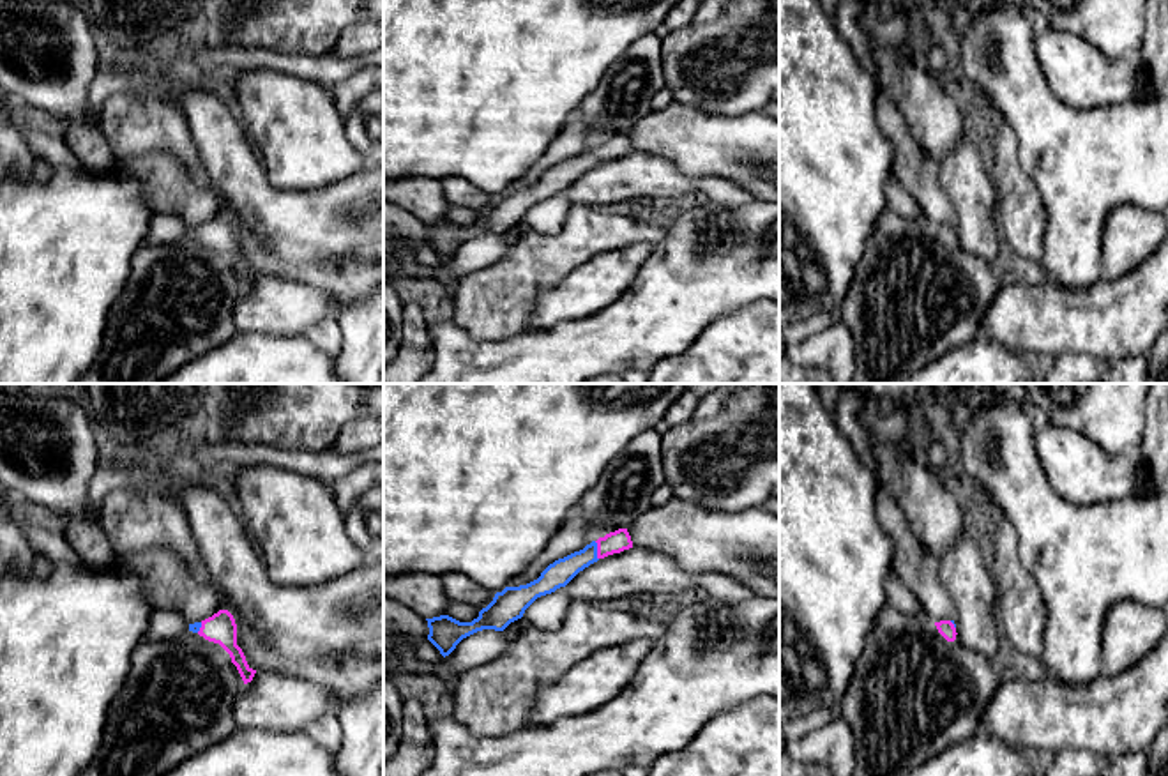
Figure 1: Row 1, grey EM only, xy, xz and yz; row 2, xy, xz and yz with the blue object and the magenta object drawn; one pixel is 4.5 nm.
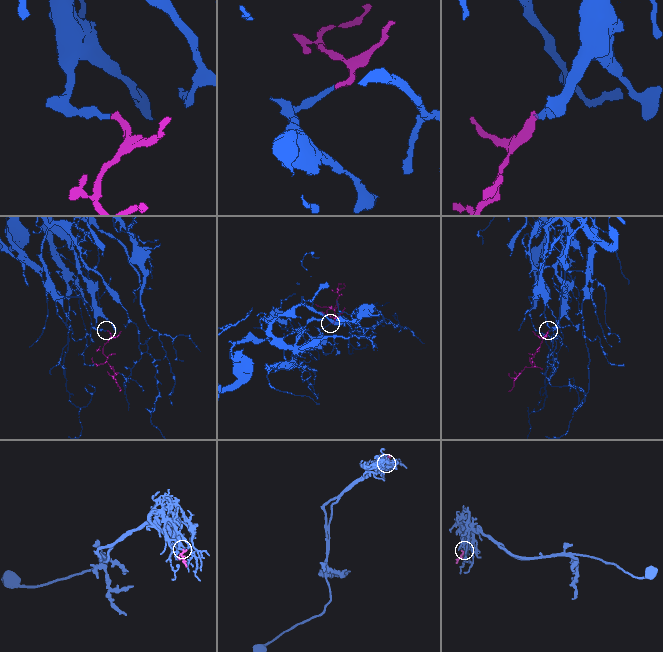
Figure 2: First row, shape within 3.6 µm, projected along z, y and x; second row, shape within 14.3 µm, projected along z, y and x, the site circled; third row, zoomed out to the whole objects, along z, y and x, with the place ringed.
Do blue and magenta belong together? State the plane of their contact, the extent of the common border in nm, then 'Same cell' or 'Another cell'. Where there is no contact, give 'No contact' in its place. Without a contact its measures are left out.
Touches blue in xz. Shared border 90 nm. Same cell

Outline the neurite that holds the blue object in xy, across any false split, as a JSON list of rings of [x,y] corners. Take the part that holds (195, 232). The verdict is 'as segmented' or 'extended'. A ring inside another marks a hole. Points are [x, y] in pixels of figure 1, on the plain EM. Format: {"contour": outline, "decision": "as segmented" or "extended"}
{"contour": [[[219,214],[201,226],[189,228],[189,235],[198,237],[209,246],[219,247],[230,258],[244,288],[253,285],[256,274],[247,269],[242,253],[237,249],[237,228],[228,214]]], "decision": "extended"}

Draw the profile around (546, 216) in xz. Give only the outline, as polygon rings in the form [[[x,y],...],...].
[[[567,189],[557,193],[551,198],[537,202],[523,217],[534,232],[542,235],[553,235],[560,232],[565,223],[567,210],[571,207]]]

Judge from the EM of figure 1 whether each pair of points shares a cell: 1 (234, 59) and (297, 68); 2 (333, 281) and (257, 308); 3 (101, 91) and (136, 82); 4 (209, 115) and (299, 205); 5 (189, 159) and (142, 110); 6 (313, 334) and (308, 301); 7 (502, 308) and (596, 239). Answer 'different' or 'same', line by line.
1: same
2: different
3: same
4: same
5: same
6: different
7: same

